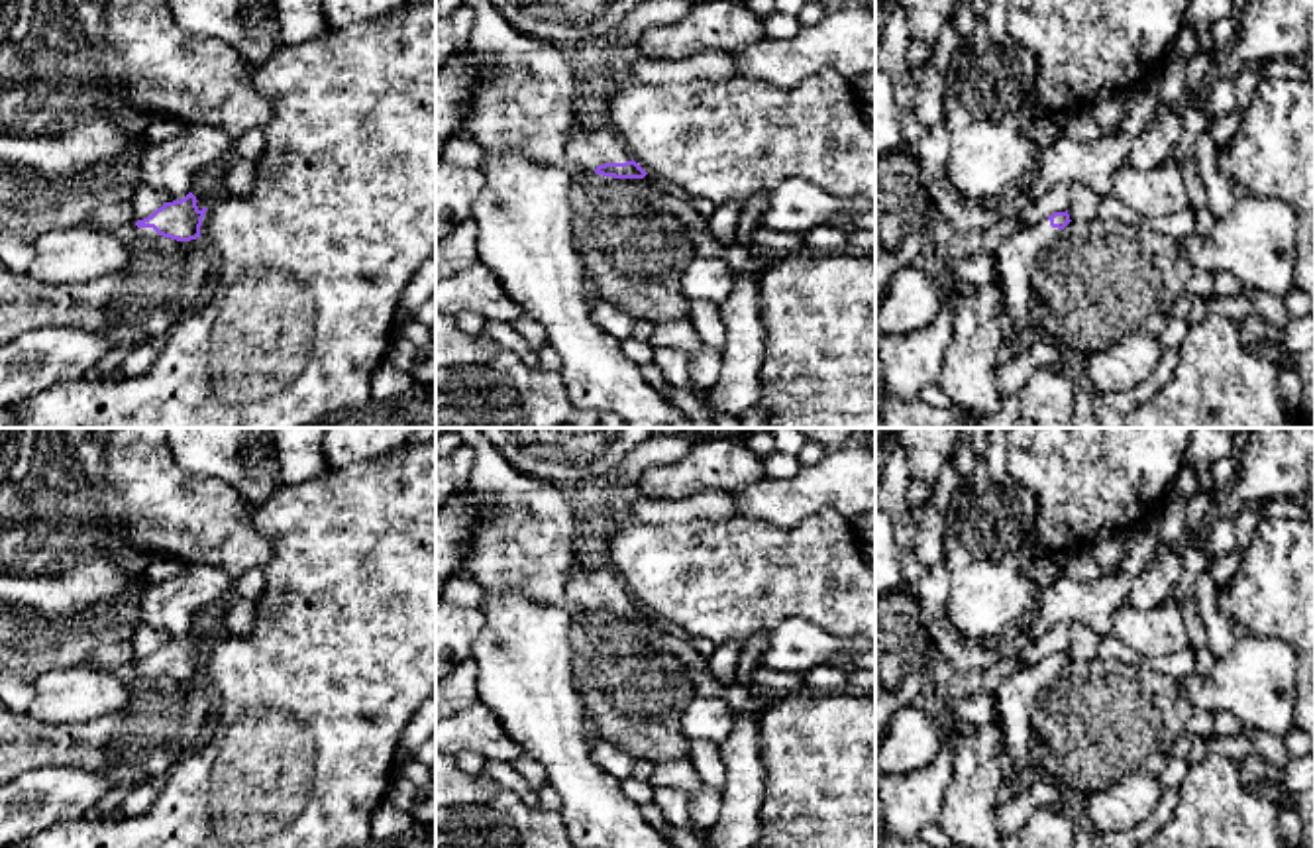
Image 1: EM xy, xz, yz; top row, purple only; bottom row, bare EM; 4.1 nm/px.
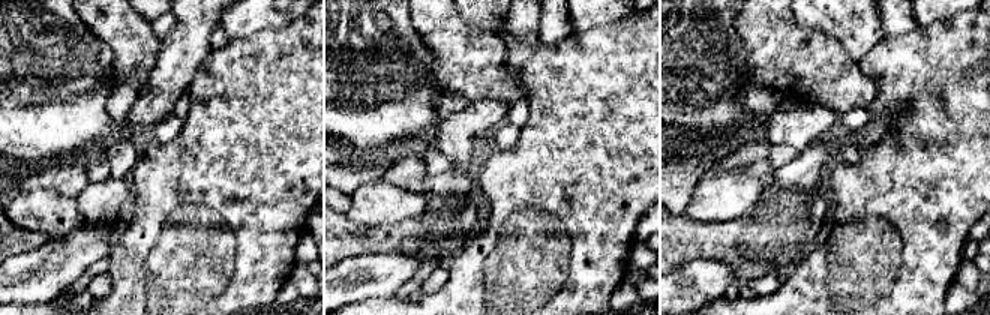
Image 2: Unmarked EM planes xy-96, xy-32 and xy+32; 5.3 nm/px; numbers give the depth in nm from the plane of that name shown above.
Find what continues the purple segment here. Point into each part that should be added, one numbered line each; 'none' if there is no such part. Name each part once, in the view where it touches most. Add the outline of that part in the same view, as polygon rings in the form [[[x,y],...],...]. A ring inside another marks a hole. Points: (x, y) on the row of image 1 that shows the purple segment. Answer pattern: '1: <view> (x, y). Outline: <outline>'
1: xz (589, 142). Outline: [[[581,116],[567,128],[563,145],[569,167],[579,171],[632,161],[618,132],[603,118]]]

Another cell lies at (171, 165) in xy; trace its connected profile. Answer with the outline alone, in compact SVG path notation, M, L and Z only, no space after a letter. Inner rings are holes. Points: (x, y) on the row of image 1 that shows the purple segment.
M186 126L179 135L159 143L143 143L139 153L139 183L147 183L169 196L184 198L192 181L212 161L232 151L234 139L212 126Z

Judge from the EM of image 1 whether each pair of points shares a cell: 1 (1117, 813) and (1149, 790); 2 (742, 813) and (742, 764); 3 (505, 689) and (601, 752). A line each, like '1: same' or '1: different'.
1: same
2: same
3: different

